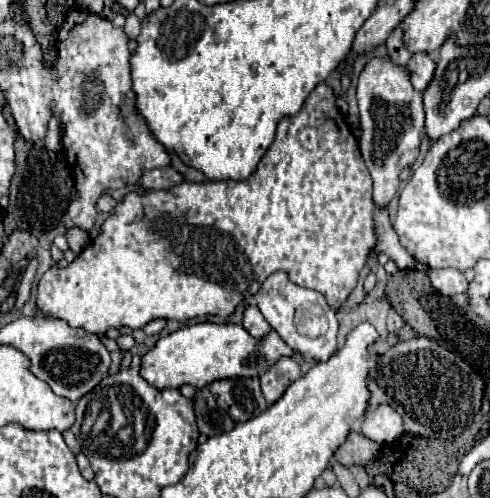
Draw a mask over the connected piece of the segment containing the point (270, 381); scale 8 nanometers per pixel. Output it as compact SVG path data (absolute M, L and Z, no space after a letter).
M281 358L269 372L261 376L261 390L267 404L275 404L291 382L301 378L301 368L293 358Z

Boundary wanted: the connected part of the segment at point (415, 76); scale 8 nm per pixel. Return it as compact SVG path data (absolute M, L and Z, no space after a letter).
M419 52L419 54L413 54L405 66L405 70L409 72L409 80L413 84L413 88L417 88L419 92L423 92L429 84L429 80L433 78L433 72L435 72L435 60L425 54L425 52Z

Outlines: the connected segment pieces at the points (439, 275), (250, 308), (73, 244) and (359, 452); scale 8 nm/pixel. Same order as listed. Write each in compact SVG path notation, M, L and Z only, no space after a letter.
M455 268L429 270L429 280L431 280L431 286L443 296L453 296L453 294L467 290L467 280L465 280L463 272L455 270Z
M245 304L245 310L243 310L243 328L251 336L255 336L255 338L263 338L271 330L267 320L261 316L261 312L259 312L259 308L255 304Z
M80 228L67 230L67 232L65 232L65 236L69 245L69 250L71 250L73 254L79 254L79 252L87 246L90 240L88 234Z
M351 432L345 440L345 444L335 452L335 460L343 466L361 466L361 464L369 464L371 460L375 460L375 456L379 454L381 444L365 438L363 434Z

